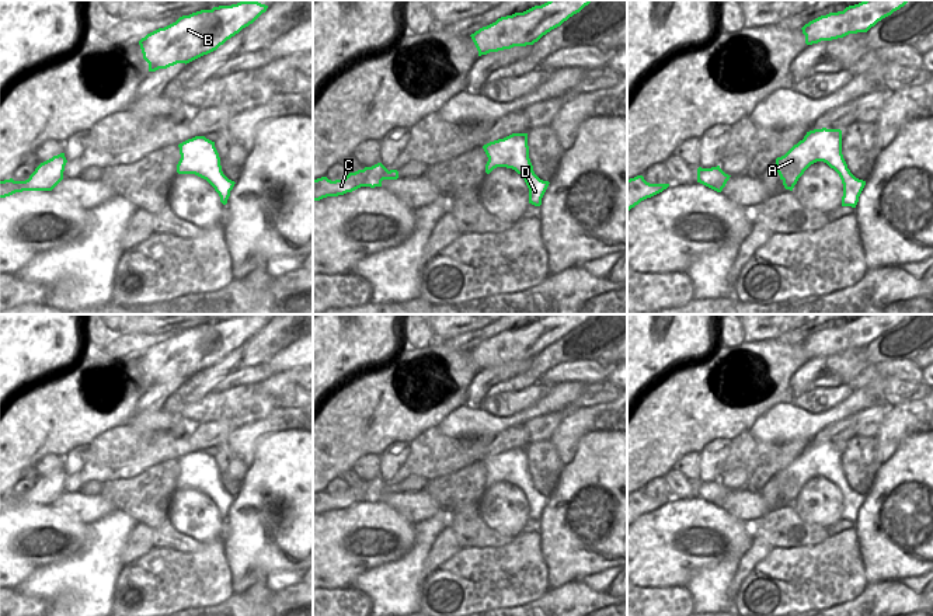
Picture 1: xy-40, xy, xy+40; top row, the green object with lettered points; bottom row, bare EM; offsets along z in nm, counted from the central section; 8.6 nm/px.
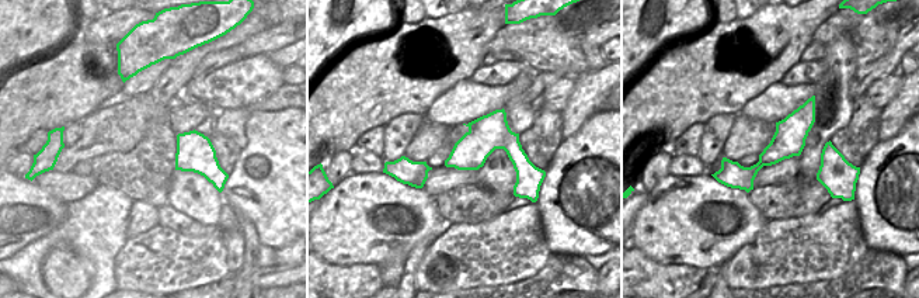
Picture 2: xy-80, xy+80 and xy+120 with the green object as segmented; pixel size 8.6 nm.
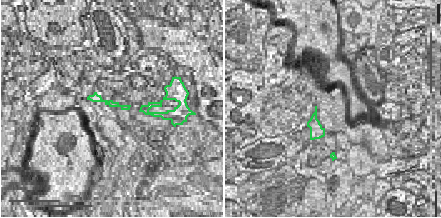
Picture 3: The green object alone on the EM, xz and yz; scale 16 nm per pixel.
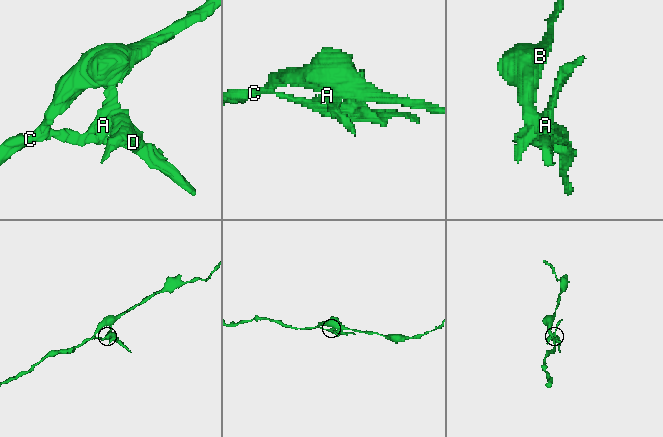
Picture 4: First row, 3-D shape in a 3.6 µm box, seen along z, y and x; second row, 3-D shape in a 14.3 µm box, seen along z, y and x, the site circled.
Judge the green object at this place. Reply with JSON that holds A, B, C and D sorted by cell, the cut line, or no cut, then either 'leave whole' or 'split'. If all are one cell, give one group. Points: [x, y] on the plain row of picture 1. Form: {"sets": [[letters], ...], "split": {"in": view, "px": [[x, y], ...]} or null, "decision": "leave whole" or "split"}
{"sets": [["A", "D"], ["B", "C"]], "split": {"in": "xy", "px": [[389, 486], [389, 490], [396, 493]]}, "decision": "split"}

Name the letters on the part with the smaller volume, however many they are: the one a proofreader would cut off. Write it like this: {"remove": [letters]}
{"remove": ["A", "D"]}

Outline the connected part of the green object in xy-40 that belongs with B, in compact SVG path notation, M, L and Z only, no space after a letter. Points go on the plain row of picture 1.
M240 316L180 331L139 355L149 386L189 377L216 365L227 354L253 338L268 320L258 316Z

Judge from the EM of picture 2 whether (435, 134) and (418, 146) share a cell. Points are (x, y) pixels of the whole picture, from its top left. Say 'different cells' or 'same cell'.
same cell

